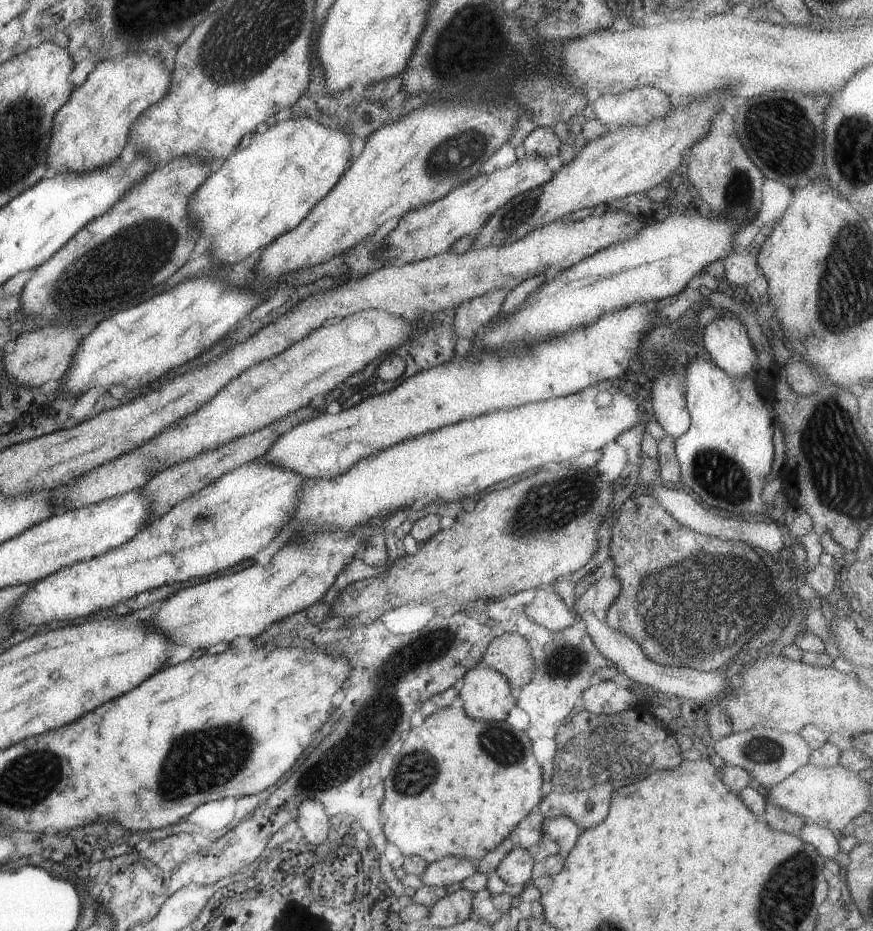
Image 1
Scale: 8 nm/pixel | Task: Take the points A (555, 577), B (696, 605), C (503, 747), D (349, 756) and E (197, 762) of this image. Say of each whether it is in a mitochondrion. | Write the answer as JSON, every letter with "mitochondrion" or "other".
{"A":"other","B":"mitochondrion","C":"mitochondrion","D":"mitochondrion","E":"mitochondrion"}

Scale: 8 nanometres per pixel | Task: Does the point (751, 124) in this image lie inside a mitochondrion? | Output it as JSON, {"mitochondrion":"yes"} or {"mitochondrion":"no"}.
{"mitochondrion":"yes"}

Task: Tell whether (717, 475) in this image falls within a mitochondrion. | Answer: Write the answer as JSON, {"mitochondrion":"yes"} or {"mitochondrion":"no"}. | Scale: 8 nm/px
{"mitochondrion":"yes"}

